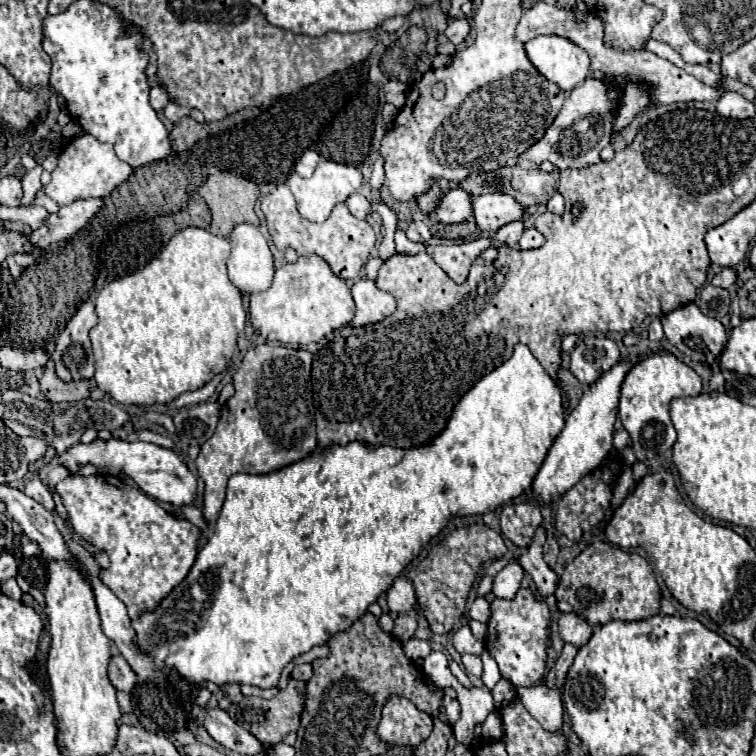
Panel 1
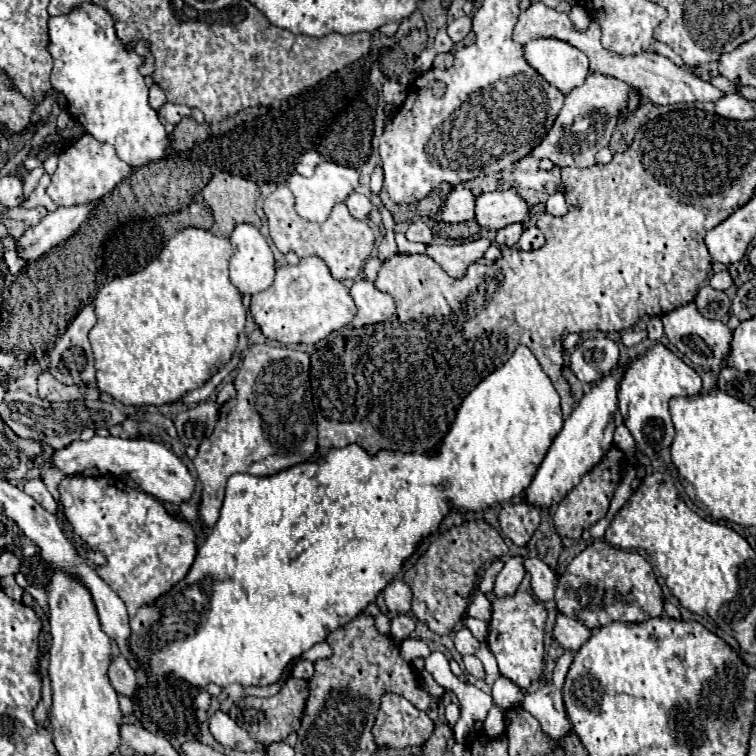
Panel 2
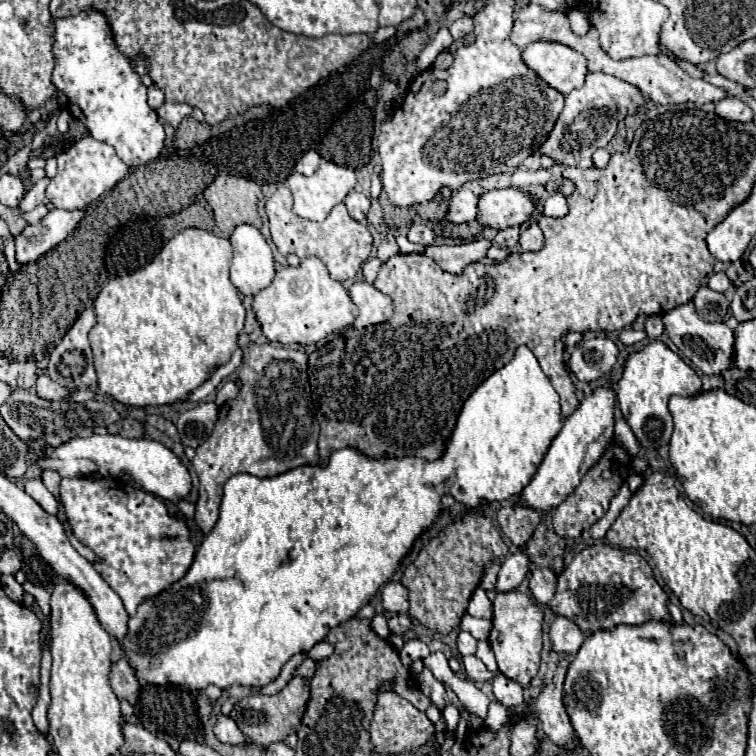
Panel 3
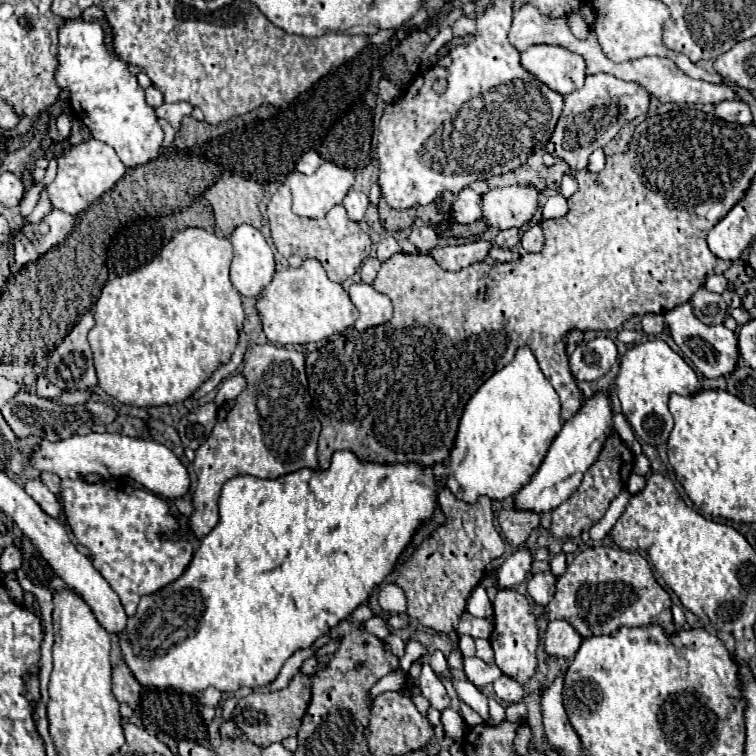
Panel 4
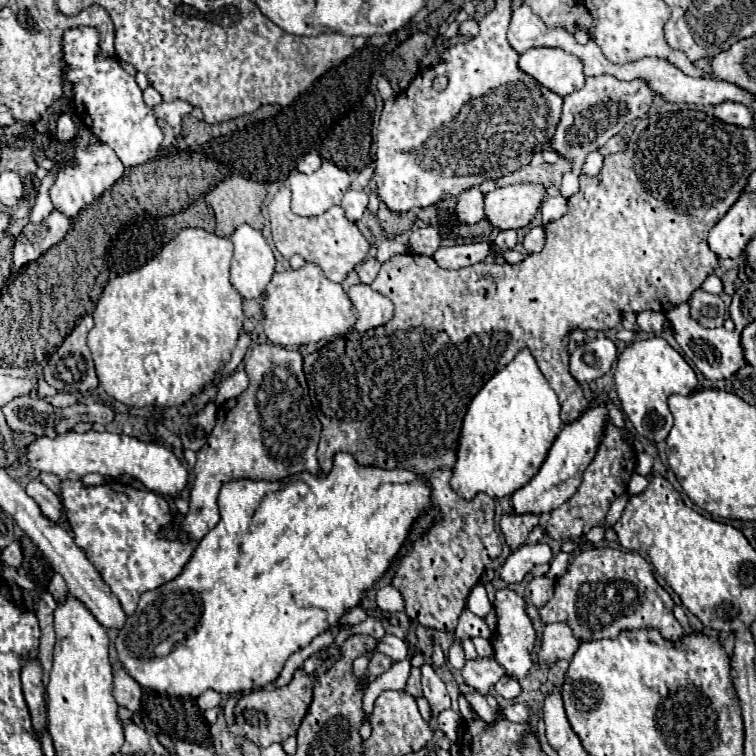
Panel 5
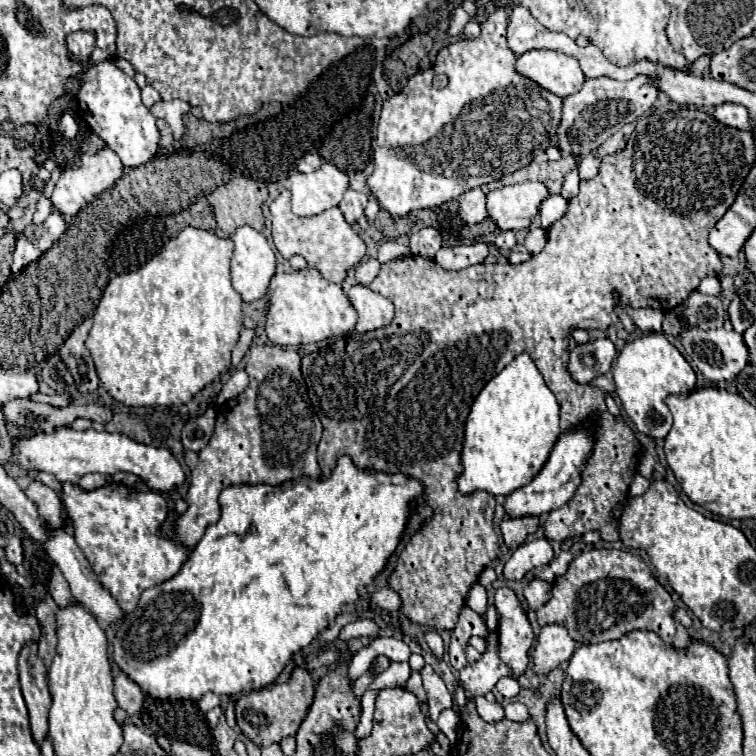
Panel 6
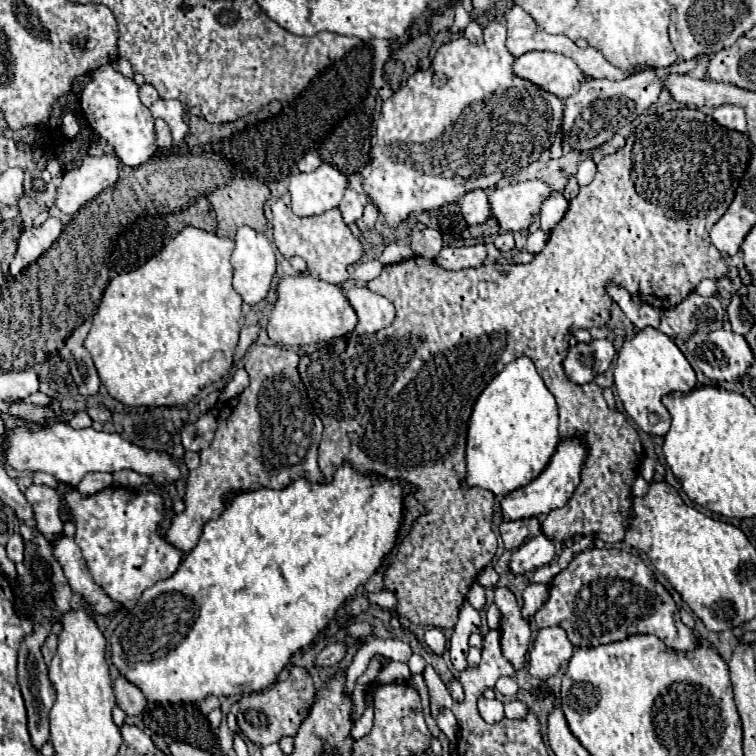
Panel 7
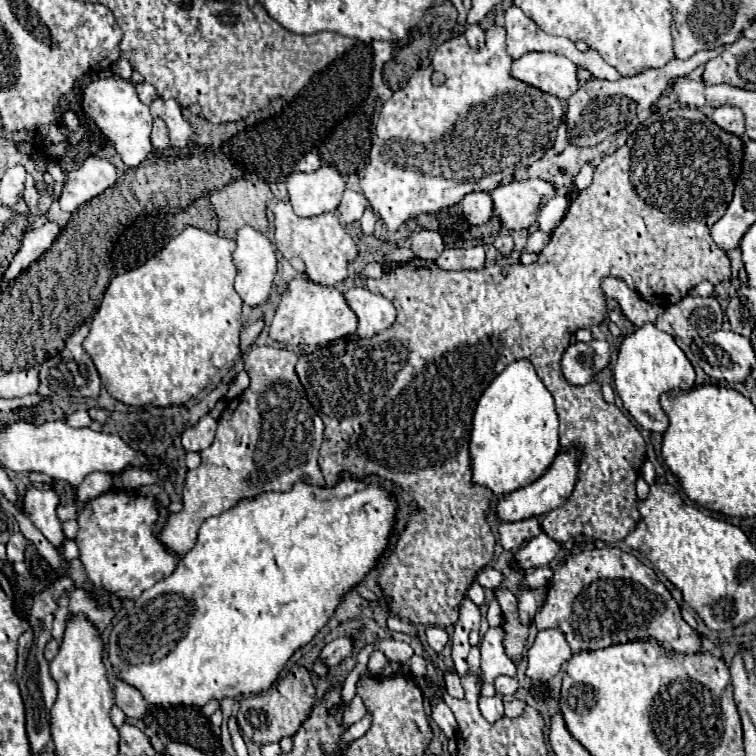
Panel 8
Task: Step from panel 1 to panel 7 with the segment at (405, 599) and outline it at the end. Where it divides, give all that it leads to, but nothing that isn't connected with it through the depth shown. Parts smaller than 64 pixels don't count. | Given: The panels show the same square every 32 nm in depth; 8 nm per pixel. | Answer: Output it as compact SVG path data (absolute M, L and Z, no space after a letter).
M365 590L364 596L368 598L369 602L376 602L378 606L382 606L382 608L388 608L388 610L392 610L392 608L394 608L394 604L396 604L396 598L394 598L394 594L390 594L390 592L386 592L386 590L382 590L380 594L370 594L370 592Z

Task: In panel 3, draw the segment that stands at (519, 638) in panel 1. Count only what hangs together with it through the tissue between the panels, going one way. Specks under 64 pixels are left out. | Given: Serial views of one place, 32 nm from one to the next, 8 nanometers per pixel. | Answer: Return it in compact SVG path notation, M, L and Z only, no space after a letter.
M518 590L512 592L498 592L494 602L494 616L492 616L492 632L490 632L490 646L496 654L498 670L508 676L510 680L526 687L532 678L538 674L540 668L540 650L542 650L542 612L534 604L534 600Z

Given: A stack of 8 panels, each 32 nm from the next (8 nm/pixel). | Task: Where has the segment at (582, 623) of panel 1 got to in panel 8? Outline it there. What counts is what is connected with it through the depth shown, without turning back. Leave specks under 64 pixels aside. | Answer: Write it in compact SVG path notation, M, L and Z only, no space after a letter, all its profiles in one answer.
M542 630L538 632L534 644L528 650L526 676L546 682L560 672L570 656L570 646L560 630Z

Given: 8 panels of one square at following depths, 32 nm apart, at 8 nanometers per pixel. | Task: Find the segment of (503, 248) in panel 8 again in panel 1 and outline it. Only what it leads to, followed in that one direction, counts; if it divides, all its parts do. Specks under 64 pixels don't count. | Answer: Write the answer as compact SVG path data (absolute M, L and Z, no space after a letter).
M518 220L518 222L510 222L506 226L502 226L498 232L496 232L496 242L500 244L506 244L510 248L514 248L522 236L522 230L524 230L524 222Z

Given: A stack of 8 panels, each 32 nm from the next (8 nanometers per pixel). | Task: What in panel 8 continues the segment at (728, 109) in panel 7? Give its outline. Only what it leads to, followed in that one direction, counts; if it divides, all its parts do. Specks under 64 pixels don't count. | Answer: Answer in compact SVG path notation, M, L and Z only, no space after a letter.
M720 106L712 112L712 122L720 126L722 130L734 134L734 136L744 136L744 114L736 106Z

